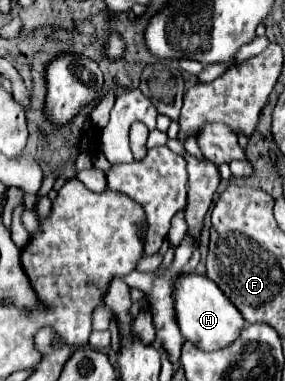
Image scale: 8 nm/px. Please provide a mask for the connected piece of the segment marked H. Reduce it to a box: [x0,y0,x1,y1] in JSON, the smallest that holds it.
[174,272,244,350]

